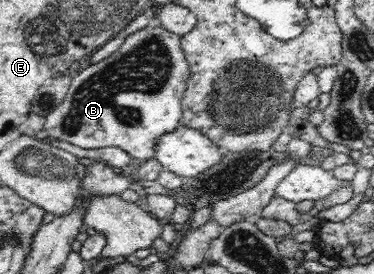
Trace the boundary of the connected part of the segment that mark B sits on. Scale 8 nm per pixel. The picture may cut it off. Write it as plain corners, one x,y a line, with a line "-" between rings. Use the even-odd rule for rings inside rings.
147,25
125,36
119,48
102,62
88,66
86,70
71,78
70,88
62,104
45,116
44,129
51,139
69,142
88,150
118,146
139,163
154,159
152,146
158,136
181,126
181,100
187,89
190,65
182,51
181,35
170,32
162,25

